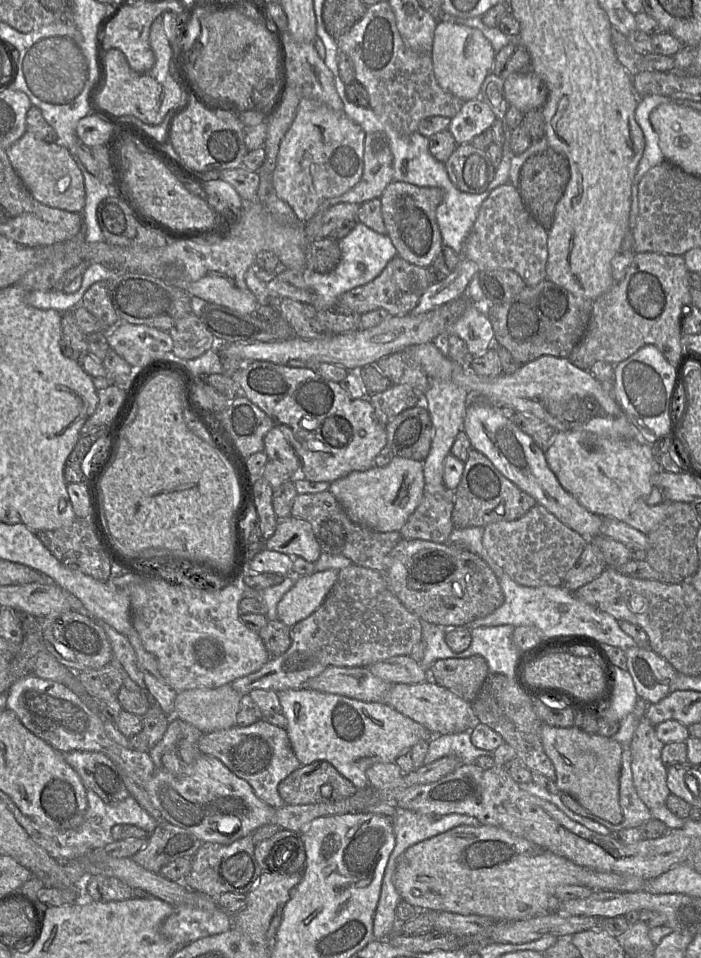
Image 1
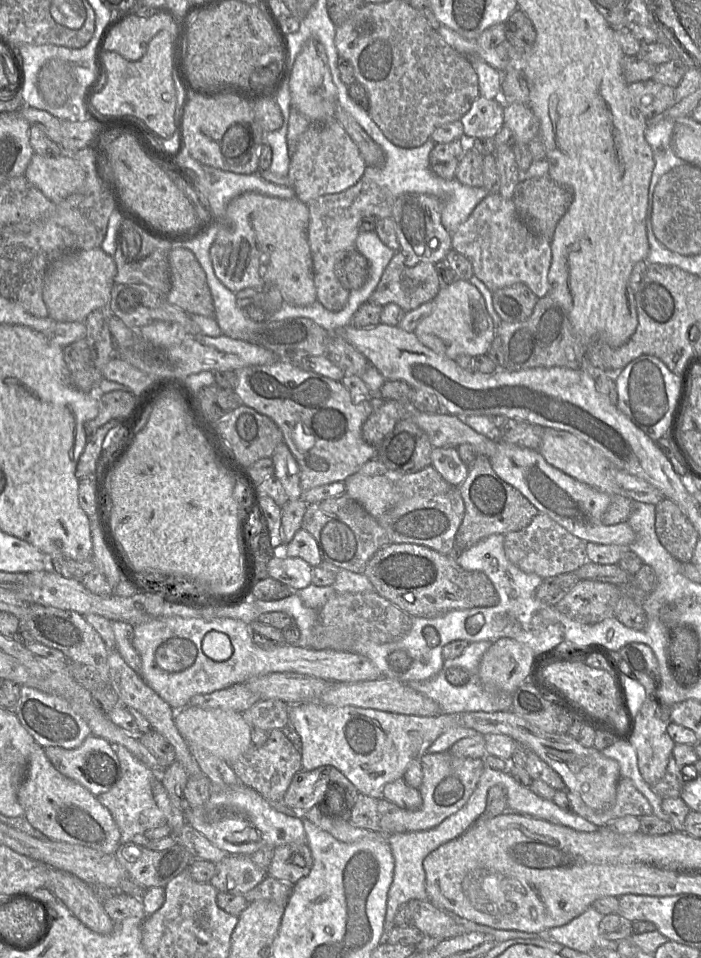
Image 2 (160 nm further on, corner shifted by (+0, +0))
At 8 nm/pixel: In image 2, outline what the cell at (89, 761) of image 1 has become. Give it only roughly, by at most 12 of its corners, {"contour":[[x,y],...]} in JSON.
{"contour":[[89,735],[77,748],[46,747],[64,776],[93,796],[120,778],[112,745]]}

